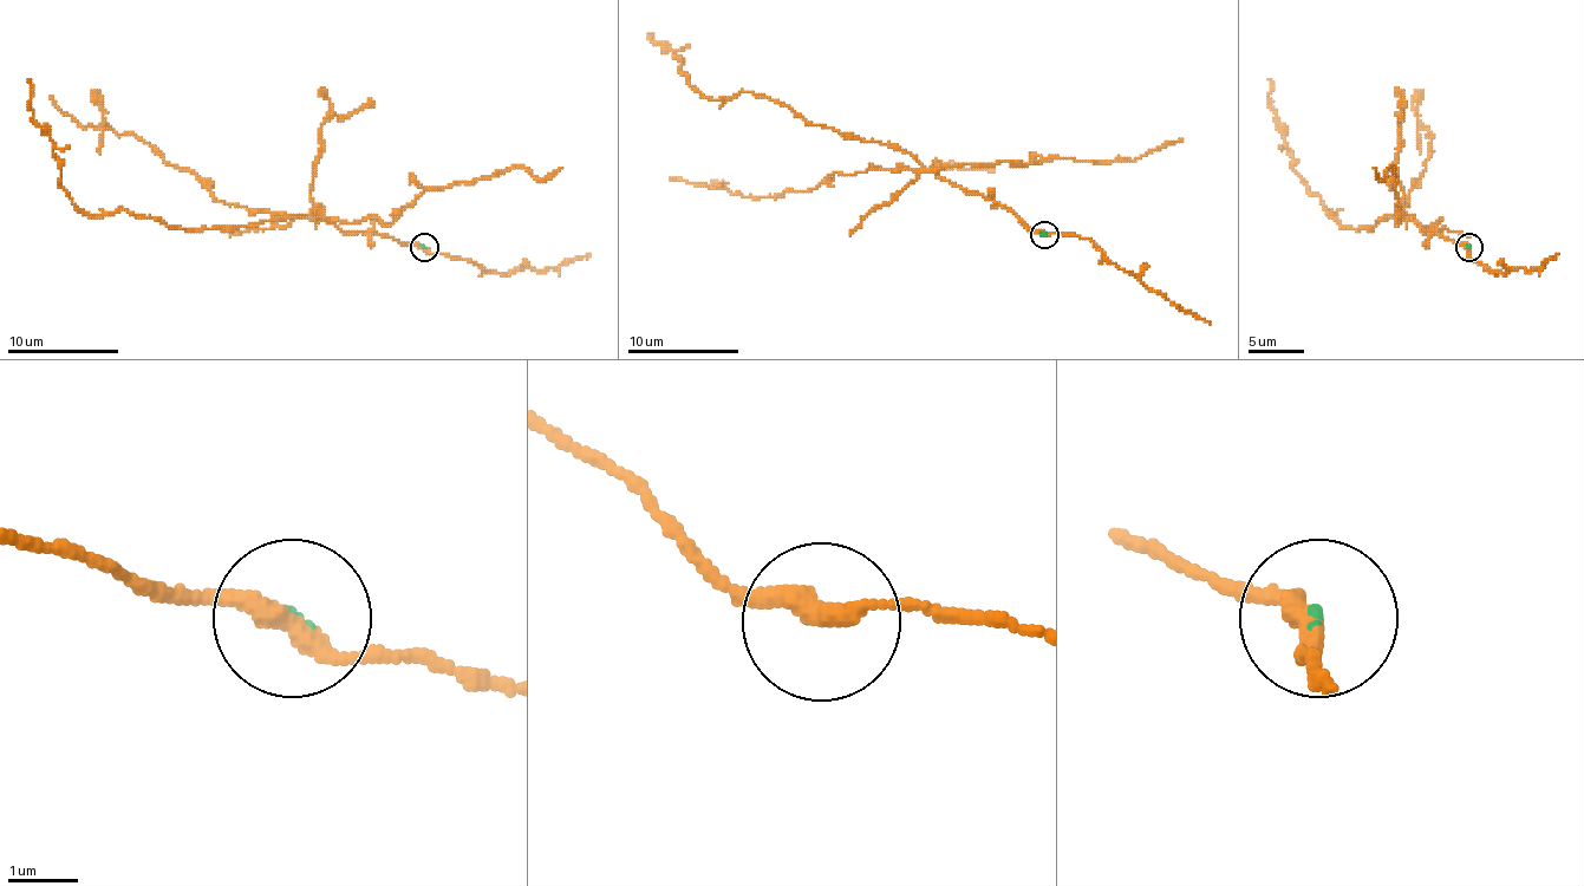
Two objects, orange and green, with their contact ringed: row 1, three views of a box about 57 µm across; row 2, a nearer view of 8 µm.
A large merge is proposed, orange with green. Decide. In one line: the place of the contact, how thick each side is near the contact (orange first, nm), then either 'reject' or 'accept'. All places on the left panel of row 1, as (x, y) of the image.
place (424, 247); calibres 300 and 70 nm; reject

